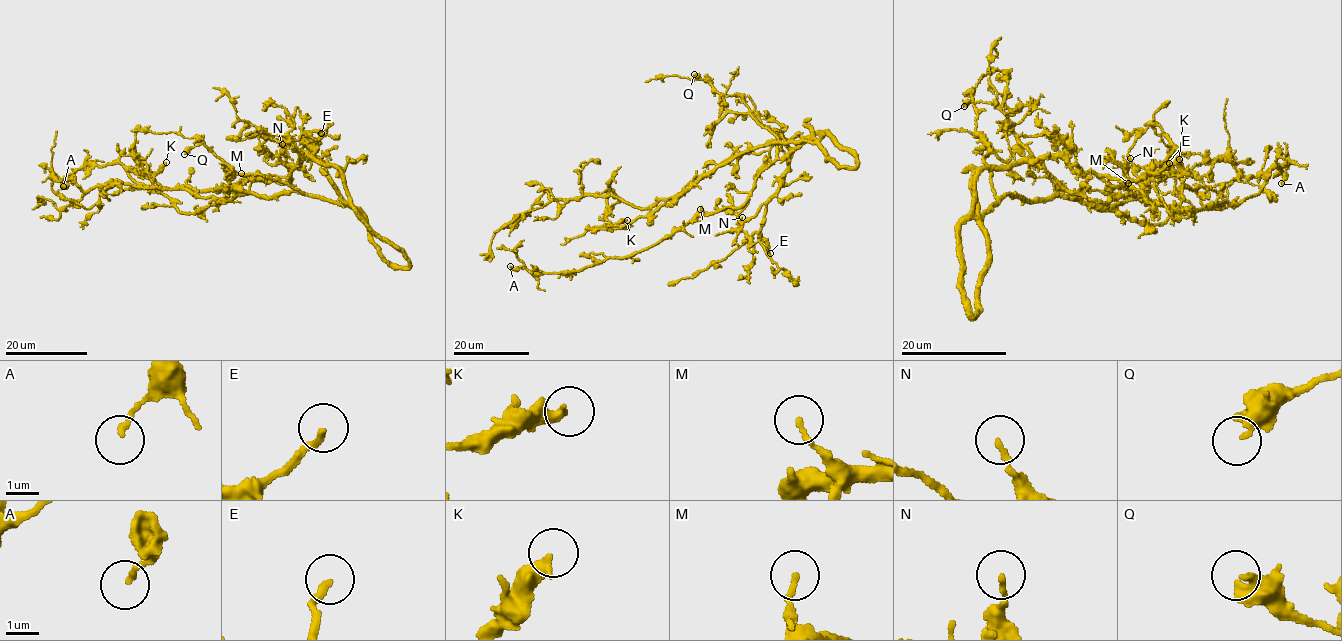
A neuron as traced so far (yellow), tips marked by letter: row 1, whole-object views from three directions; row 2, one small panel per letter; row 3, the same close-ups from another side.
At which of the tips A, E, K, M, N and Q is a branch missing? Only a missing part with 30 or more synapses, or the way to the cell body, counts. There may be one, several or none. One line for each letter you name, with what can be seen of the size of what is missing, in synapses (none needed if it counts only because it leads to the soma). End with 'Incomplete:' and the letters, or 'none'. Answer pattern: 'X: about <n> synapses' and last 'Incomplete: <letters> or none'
E: about 60 synapses
Incomplete: E

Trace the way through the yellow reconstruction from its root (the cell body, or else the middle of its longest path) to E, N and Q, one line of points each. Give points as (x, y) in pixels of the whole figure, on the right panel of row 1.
E: (976, 191), (977, 176), (985, 168), (1040, 158), (1060, 157), (1077, 172), (1129, 180), (1169, 163)
N: (976, 191), (977, 176), (985, 168), (1055, 157), (1076, 172), (1089, 170), (1115, 186), (1141, 188), (1130, 158)
Q: (976, 191), (979, 221), (998, 201), (977, 111), (972, 99), (964, 106)

